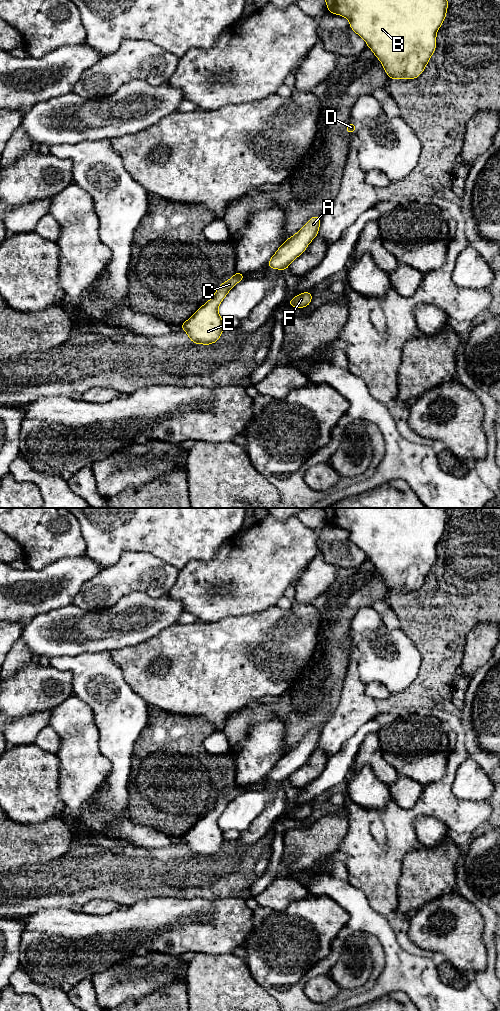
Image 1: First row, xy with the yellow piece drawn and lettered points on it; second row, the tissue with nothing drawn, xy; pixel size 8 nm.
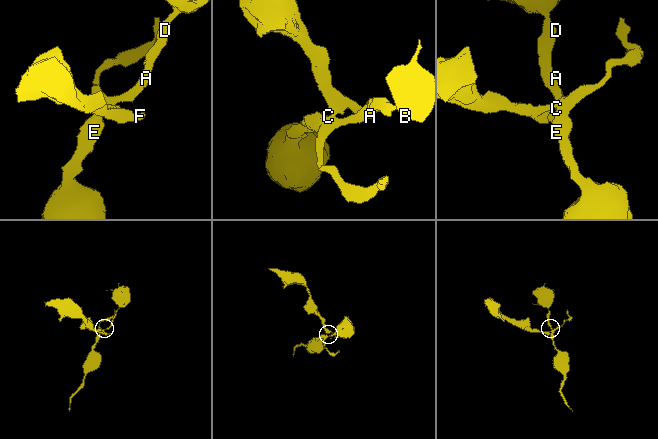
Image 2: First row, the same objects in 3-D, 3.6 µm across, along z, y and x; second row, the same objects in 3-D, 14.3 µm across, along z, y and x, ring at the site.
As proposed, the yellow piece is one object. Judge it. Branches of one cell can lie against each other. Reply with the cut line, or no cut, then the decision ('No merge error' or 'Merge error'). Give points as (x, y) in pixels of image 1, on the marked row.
Split along xy (243, 277), (239, 280). Merge error

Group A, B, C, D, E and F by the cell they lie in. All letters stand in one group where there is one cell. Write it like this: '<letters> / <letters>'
A B C D E / F

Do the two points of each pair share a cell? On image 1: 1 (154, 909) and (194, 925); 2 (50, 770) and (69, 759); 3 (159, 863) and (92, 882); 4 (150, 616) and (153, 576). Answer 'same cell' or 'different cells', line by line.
1: same cell
2: different cells
3: same cell
4: different cells

